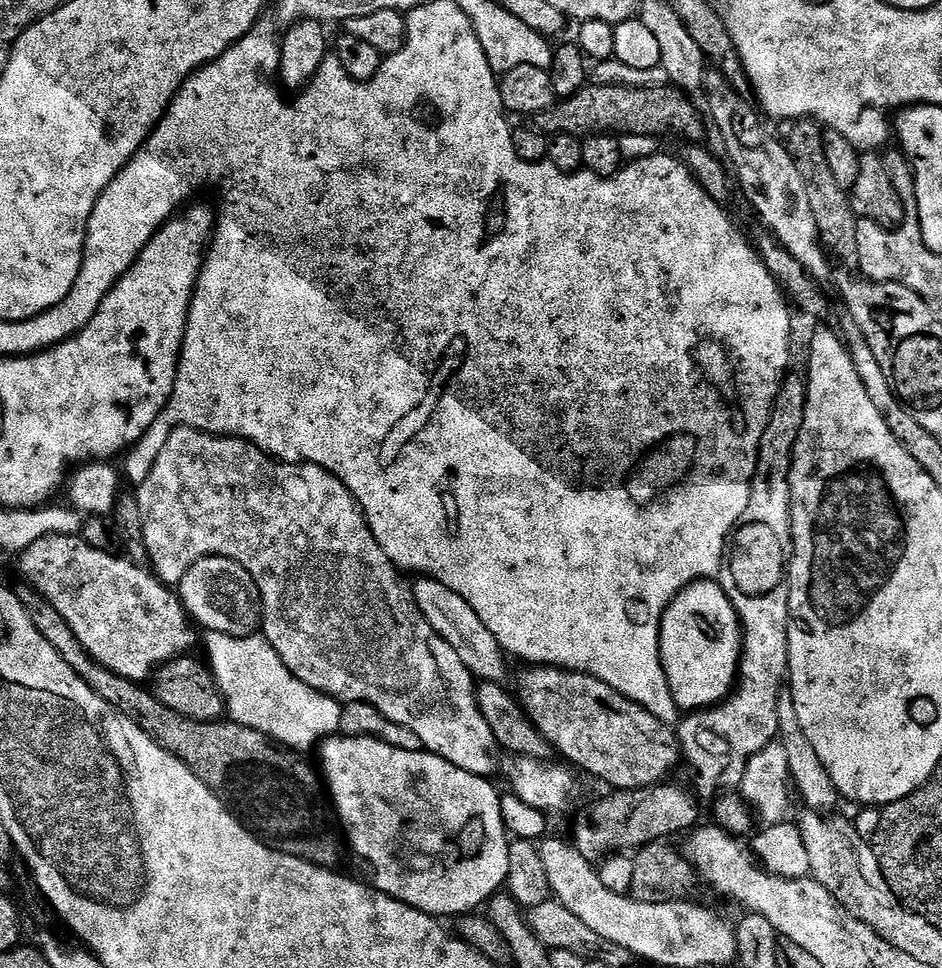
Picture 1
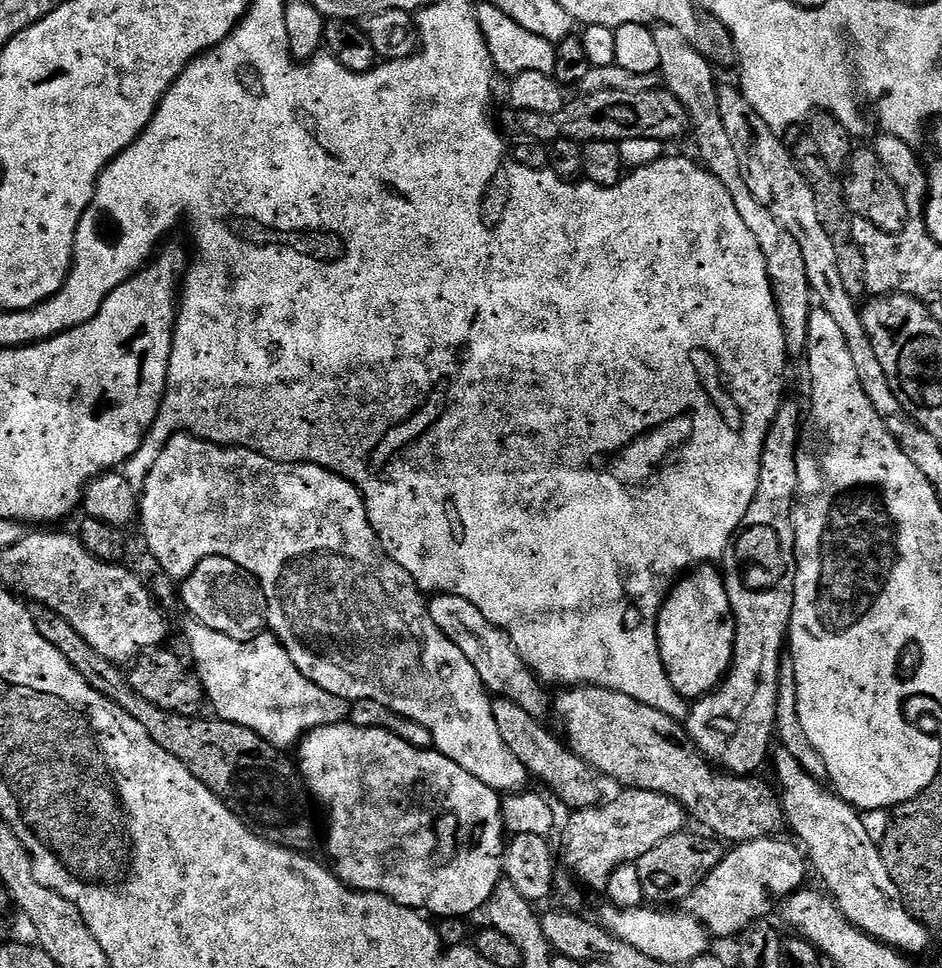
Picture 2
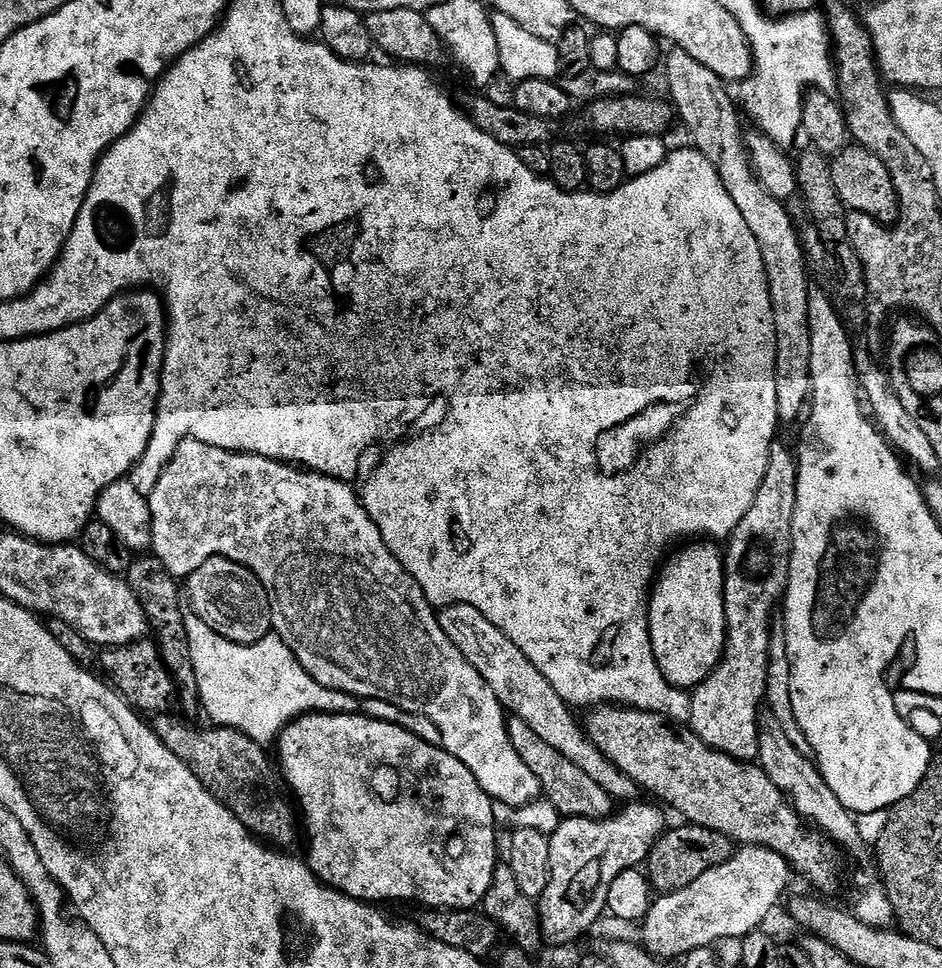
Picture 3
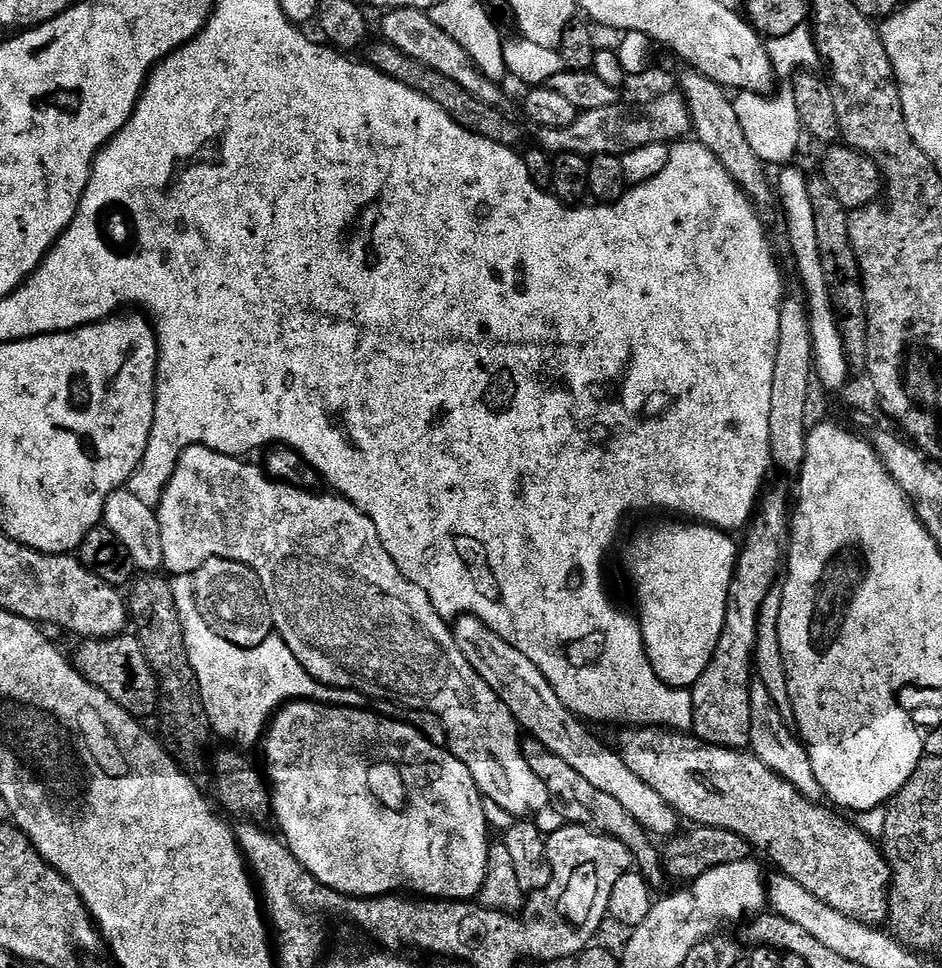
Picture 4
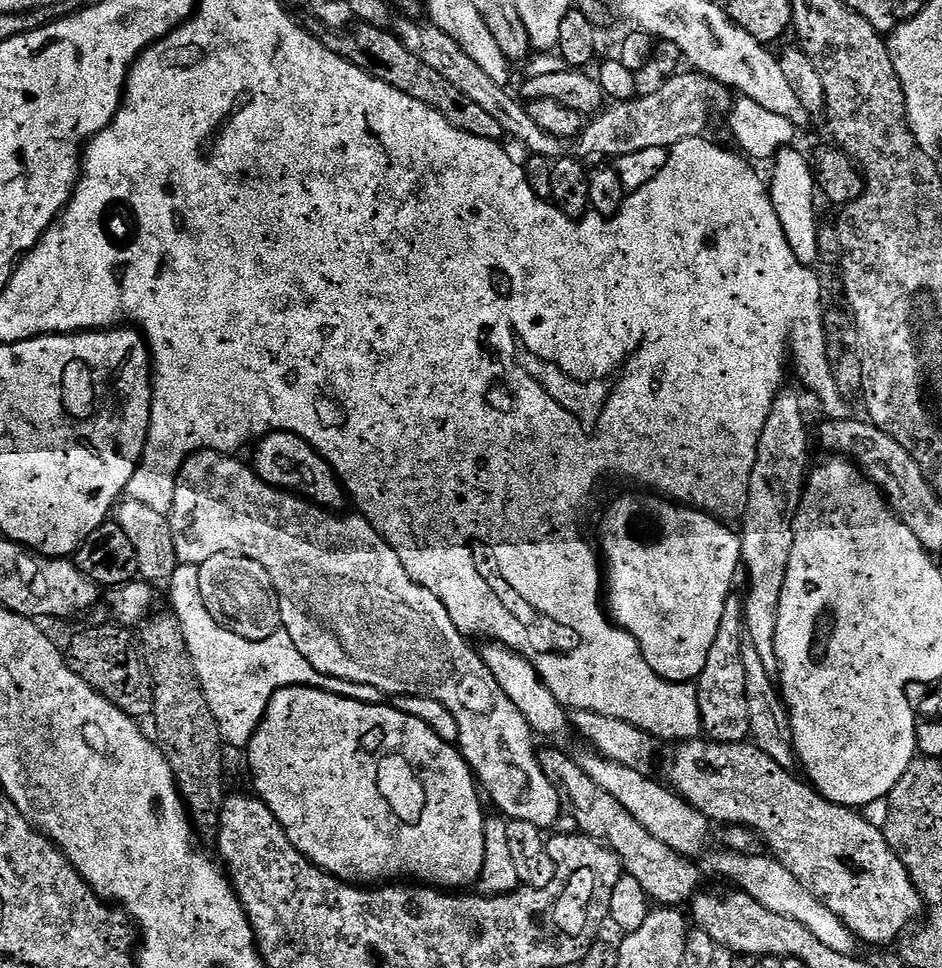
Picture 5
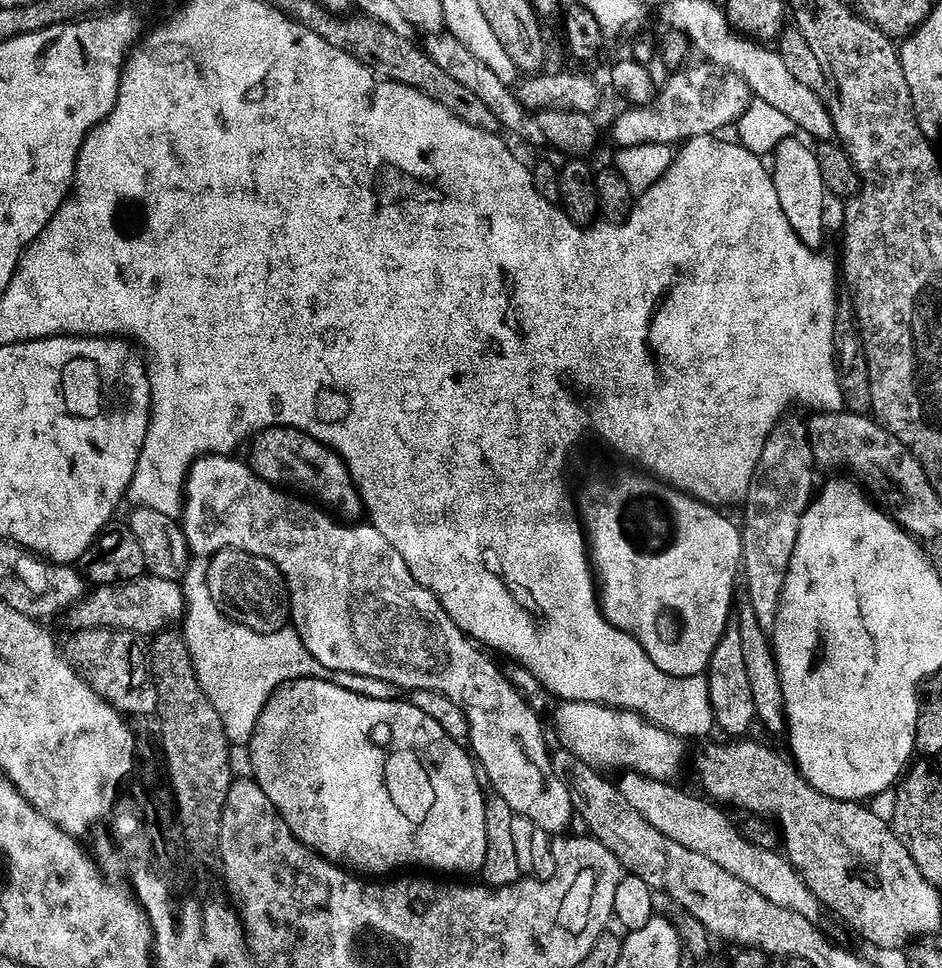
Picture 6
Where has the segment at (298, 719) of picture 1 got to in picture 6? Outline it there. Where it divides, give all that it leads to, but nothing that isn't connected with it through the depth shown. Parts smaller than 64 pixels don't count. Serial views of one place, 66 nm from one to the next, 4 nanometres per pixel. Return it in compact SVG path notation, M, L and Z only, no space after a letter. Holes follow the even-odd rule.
M192 563L196 564L186 568L182 579L186 605L182 637L188 645L197 682L205 698L218 712L229 745L251 745L252 734L266 702L277 688L289 684L291 680L329 680L334 682L334 686L342 686L342 690L350 690L350 694L362 694L362 698L397 699L398 689L390 682L335 672L322 666L322 662L318 662L306 650L299 634L291 626L274 634L258 634L238 622L227 620L208 593L207 563Z

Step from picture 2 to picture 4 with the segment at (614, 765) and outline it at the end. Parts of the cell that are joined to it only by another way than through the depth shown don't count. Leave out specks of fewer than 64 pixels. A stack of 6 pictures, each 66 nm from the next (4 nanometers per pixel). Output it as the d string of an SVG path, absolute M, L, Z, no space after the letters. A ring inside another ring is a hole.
M634 726L625 729L618 743L618 754L648 786L657 790L664 801L685 821L696 826L718 827L730 830L768 854L781 875L786 875L810 890L814 898L834 906L842 914L863 924L880 926L890 916L890 885L892 867L885 858L881 845L856 827L843 820L839 811L823 808L823 803L808 800L794 786L786 782L750 750L718 747L702 741L691 733L671 729Z

